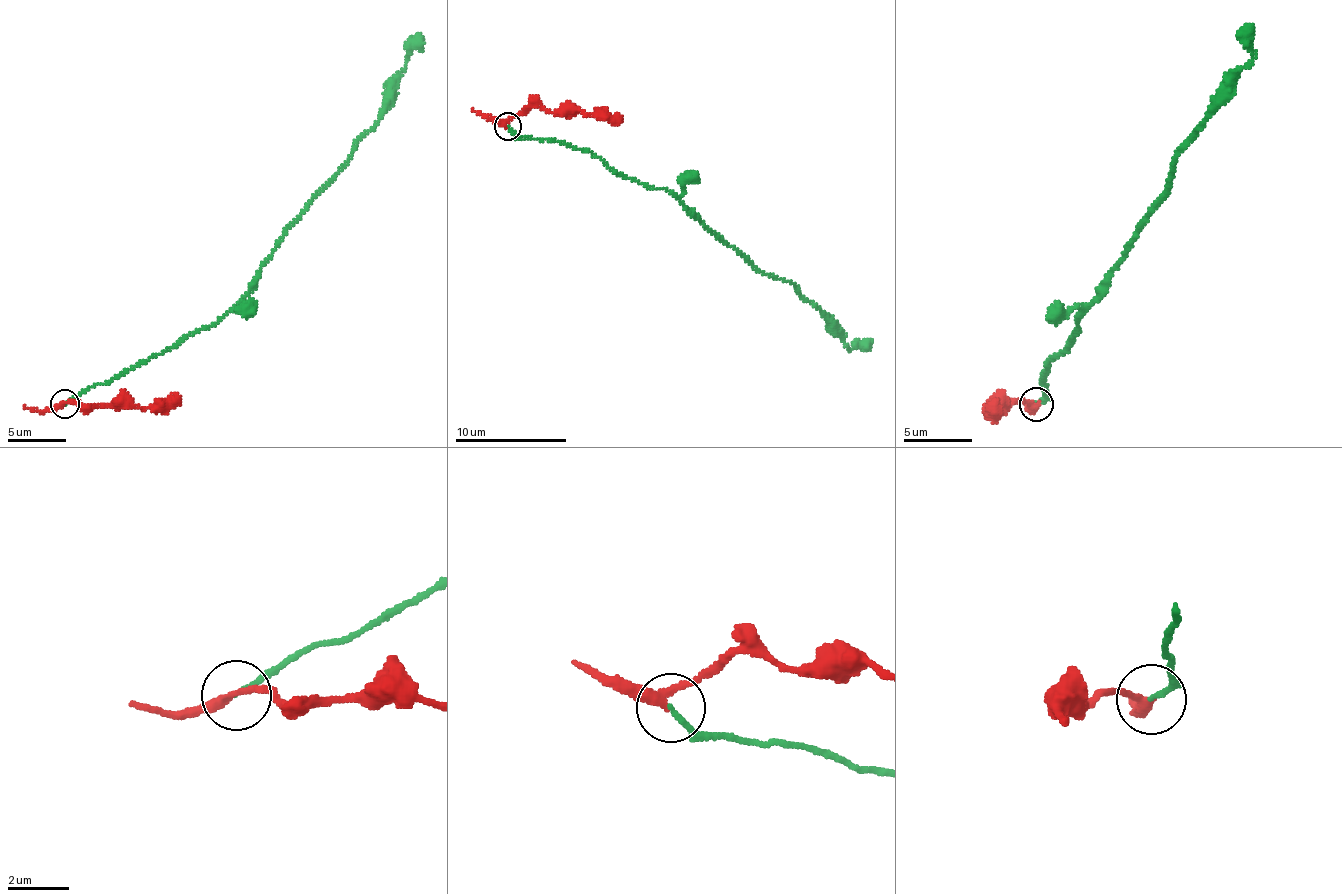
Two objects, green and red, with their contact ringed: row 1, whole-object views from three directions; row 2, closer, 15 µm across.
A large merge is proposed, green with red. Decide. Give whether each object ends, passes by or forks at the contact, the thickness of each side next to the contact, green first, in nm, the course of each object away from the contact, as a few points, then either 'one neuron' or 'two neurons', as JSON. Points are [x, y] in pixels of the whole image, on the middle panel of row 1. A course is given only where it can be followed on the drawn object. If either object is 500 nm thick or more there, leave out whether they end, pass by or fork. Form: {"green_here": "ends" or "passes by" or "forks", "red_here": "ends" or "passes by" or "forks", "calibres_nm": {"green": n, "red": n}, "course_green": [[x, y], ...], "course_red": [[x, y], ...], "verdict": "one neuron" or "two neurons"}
{"green_here": "ends", "red_here": "passes by", "calibres_nm": {"green": 160, "red": 280}, "course_green": [[508, 126], [521, 136], [588, 149], [610, 167], [663, 188], [762, 271], [795, 285], [849, 349], [868, 344]], "course_red": [[505, 126], [532, 107], [609, 114], [622, 121]], "verdict": "one neuron"}

